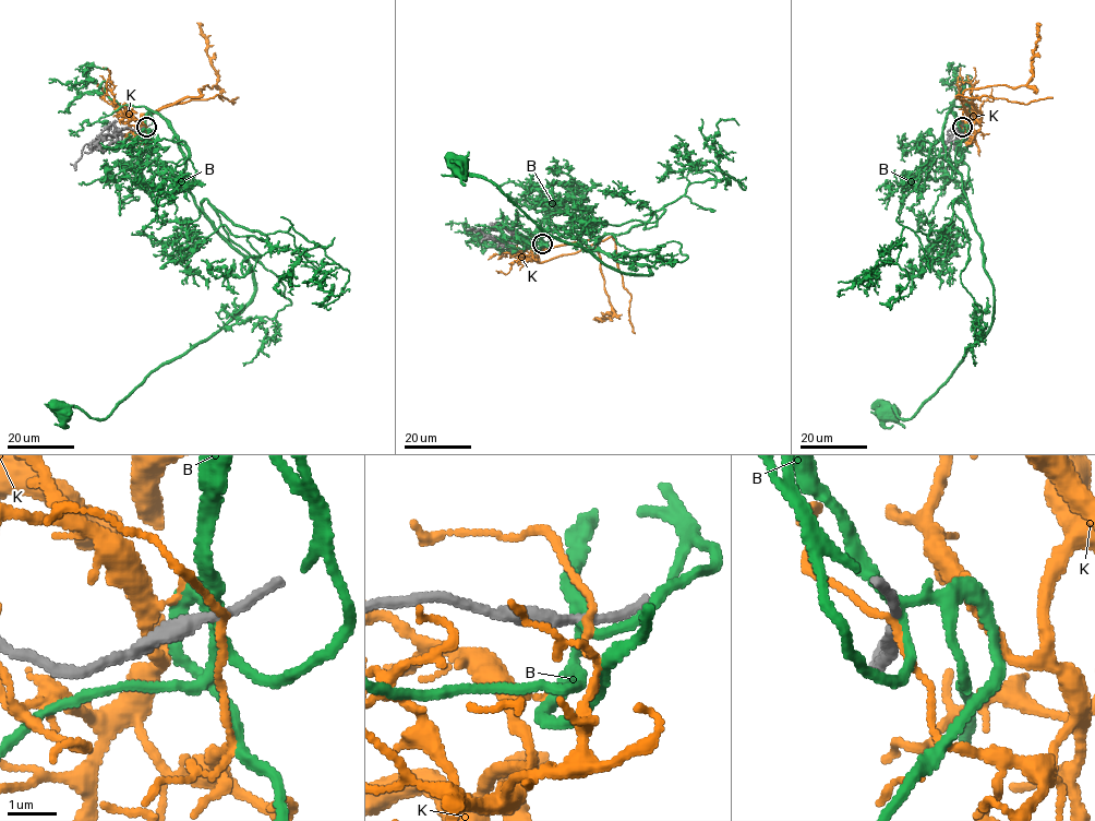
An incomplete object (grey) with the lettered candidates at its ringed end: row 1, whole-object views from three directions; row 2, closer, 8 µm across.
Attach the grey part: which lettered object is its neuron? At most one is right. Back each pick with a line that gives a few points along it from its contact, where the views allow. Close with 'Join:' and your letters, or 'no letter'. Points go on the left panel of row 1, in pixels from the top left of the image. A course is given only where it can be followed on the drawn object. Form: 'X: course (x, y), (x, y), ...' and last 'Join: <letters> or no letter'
B: course (145, 127), (149, 111), (167, 122), (185, 187), (250, 265), (254, 296), (106, 417), (61, 409)
Join: B

